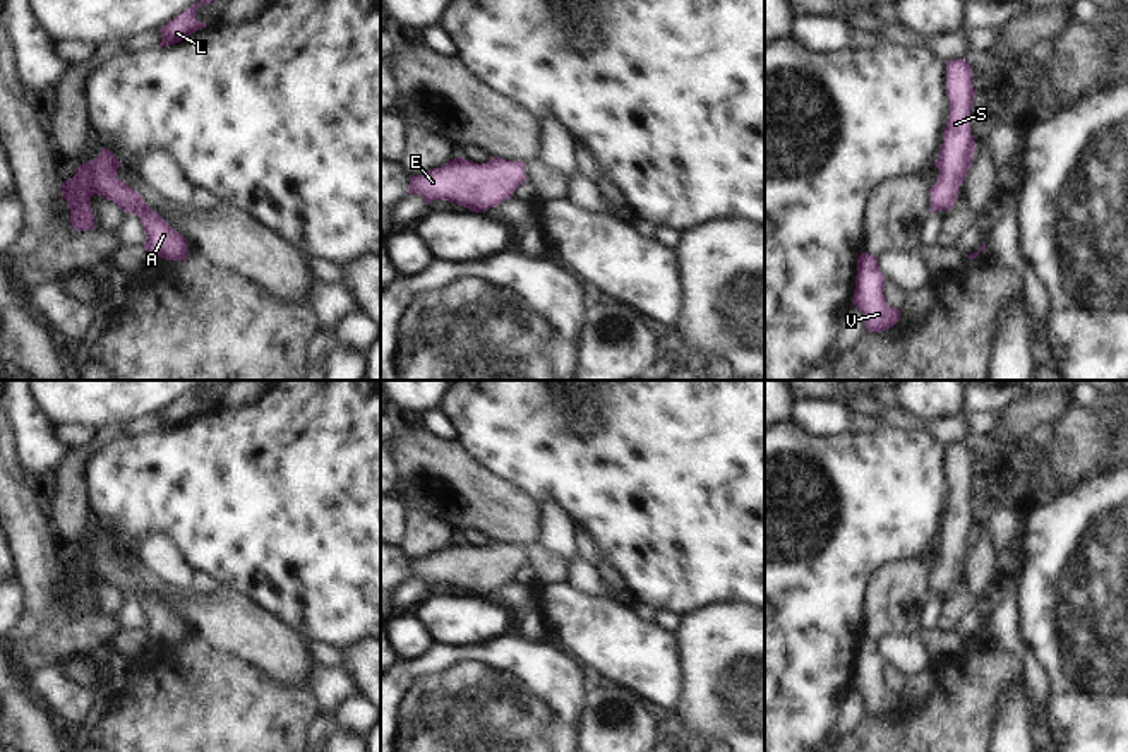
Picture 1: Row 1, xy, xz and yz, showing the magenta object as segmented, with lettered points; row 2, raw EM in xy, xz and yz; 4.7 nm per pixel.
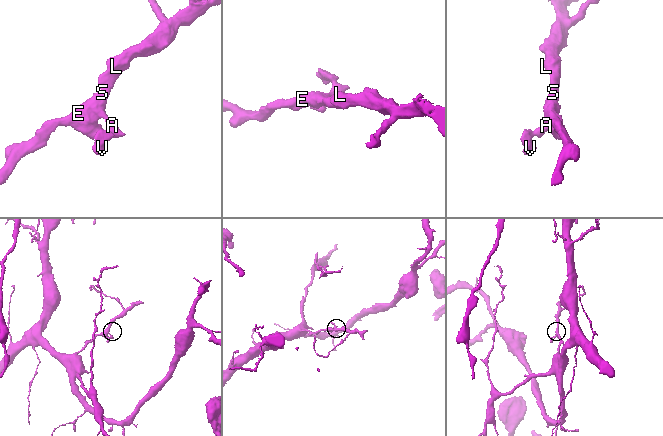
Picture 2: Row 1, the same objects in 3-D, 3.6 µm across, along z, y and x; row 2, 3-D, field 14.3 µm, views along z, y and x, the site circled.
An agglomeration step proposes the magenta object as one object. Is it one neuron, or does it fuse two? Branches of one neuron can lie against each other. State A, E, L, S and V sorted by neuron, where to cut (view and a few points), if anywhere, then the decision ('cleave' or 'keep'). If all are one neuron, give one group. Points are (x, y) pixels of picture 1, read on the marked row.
groups A E L S V; cut none; keep

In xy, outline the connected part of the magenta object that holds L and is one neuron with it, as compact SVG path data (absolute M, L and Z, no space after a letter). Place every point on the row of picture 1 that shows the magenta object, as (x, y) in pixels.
M201 0L199 3L183 10L178 17L175 17L173 21L159 27L163 39L158 45L158 48L175 45L182 41L183 38L190 36L192 33L195 33L197 29L206 27L207 26L206 22L199 22L195 19L195 12L201 5L206 5L211 2L213 0Z

